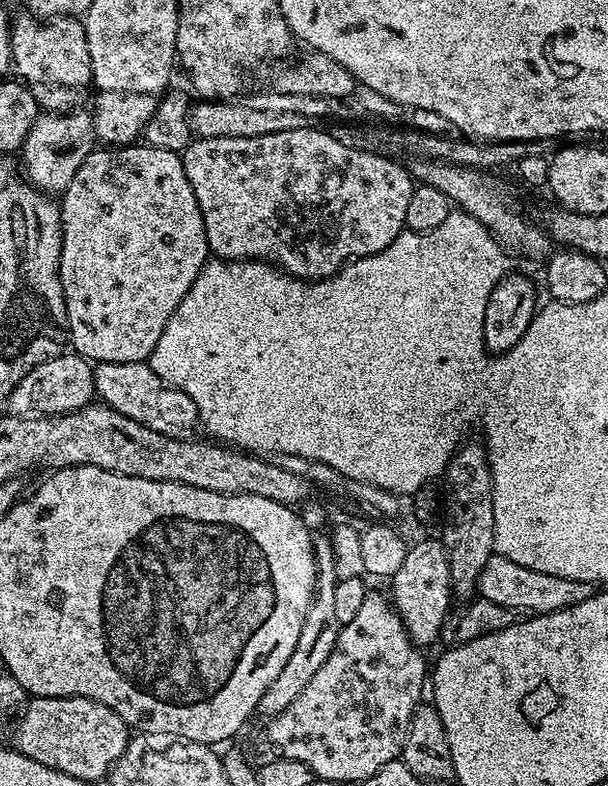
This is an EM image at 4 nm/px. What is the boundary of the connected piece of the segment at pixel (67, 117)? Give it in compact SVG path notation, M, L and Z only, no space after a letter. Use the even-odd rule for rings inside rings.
M84 111L44 112L36 117L22 149L22 172L33 188L45 194L62 194L70 186L74 174L78 174L78 166L82 166L97 147L92 112Z

